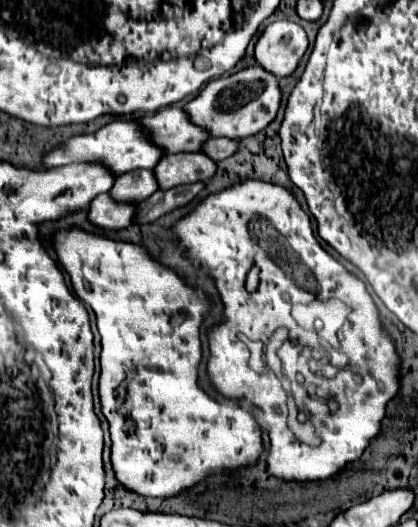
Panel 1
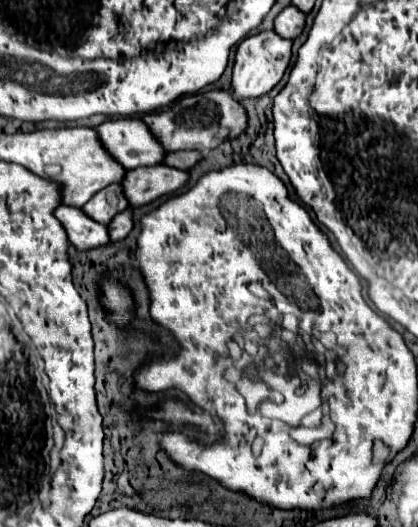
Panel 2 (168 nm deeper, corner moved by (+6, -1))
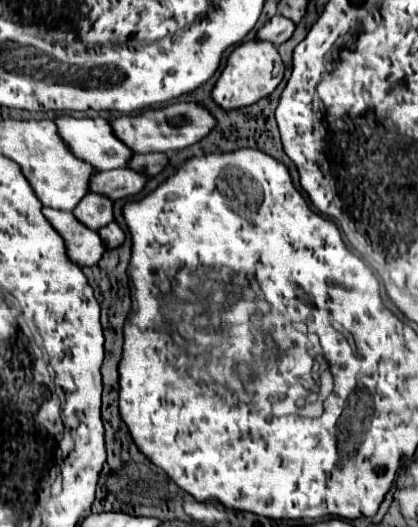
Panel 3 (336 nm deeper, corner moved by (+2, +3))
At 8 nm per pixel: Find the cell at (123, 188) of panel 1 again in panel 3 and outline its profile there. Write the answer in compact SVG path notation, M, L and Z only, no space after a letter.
M87 194L77 208L73 208L73 216L91 230L99 230L113 222L113 202L99 194Z

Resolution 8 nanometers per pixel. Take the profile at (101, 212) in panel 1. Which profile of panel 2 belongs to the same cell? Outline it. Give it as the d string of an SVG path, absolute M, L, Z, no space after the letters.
M59 206L55 210L55 216L65 226L67 236L75 244L77 250L91 250L91 248L105 246L111 242L109 228L105 224L97 224L95 220L89 220L89 216L81 212L81 208Z

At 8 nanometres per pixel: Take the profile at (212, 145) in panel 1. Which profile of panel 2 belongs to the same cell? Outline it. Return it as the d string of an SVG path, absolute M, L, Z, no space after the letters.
M185 150L185 152L173 152L173 154L169 154L163 164L169 164L169 166L181 168L181 170L189 170L197 162L201 162L201 160L203 160L201 152L189 152L189 150Z

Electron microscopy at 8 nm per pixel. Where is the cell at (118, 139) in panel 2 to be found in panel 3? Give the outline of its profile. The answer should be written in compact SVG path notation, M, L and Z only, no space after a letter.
M61 114L61 116L55 116L53 122L57 124L57 134L61 136L61 140L65 140L65 144L69 144L69 150L73 152L73 156L93 164L95 172L125 168L129 158L133 156L133 152L125 144L121 144L121 140L115 138L113 130L109 128L109 122L103 118L73 118L73 116Z

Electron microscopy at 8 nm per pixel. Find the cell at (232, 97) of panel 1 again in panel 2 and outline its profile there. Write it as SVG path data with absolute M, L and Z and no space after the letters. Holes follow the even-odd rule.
M207 90L207 92L197 92L193 96L185 96L183 100L179 100L177 104L165 110L145 114L143 120L169 152L175 150L209 152L219 144L223 144L225 140L237 138L247 128L249 116L247 116L247 108L233 94L233 90ZM221 130L229 130L229 132L221 136Z

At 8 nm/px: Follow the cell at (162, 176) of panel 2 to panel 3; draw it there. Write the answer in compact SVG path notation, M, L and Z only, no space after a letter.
M129 168L109 170L109 172L95 172L93 180L89 180L89 192L107 196L109 200L129 198L141 192L145 186L145 176L139 172L133 172Z

